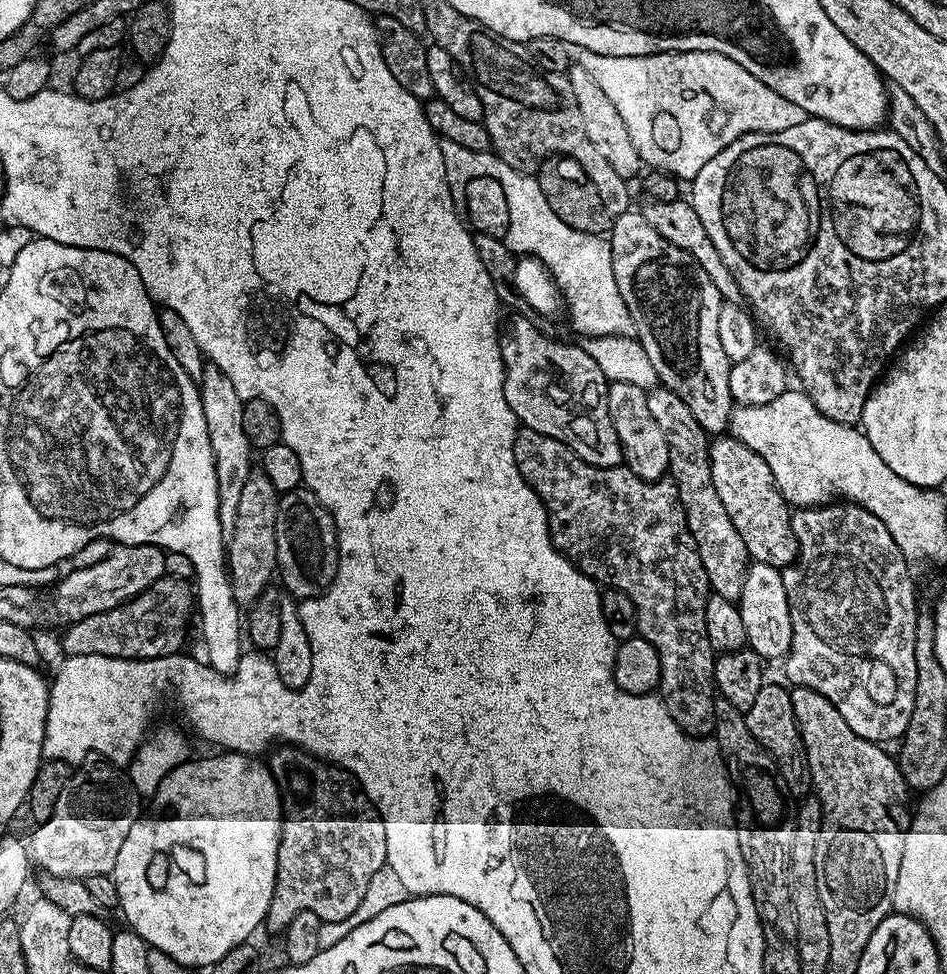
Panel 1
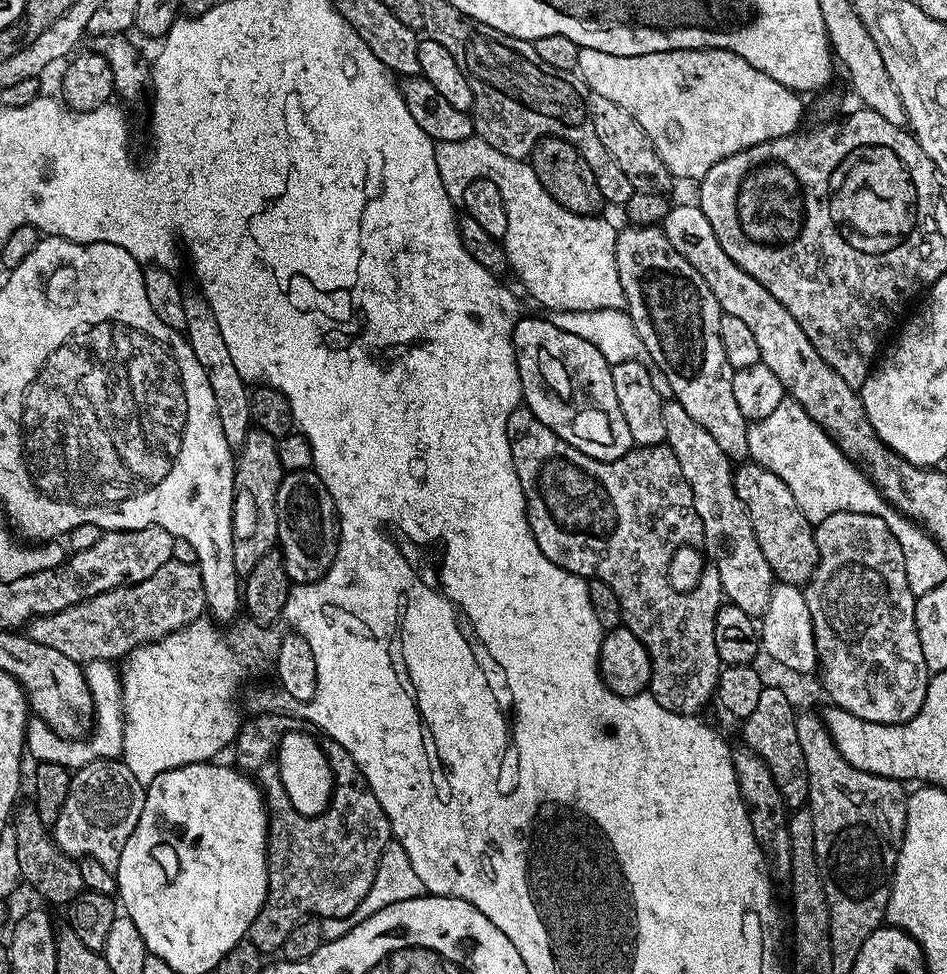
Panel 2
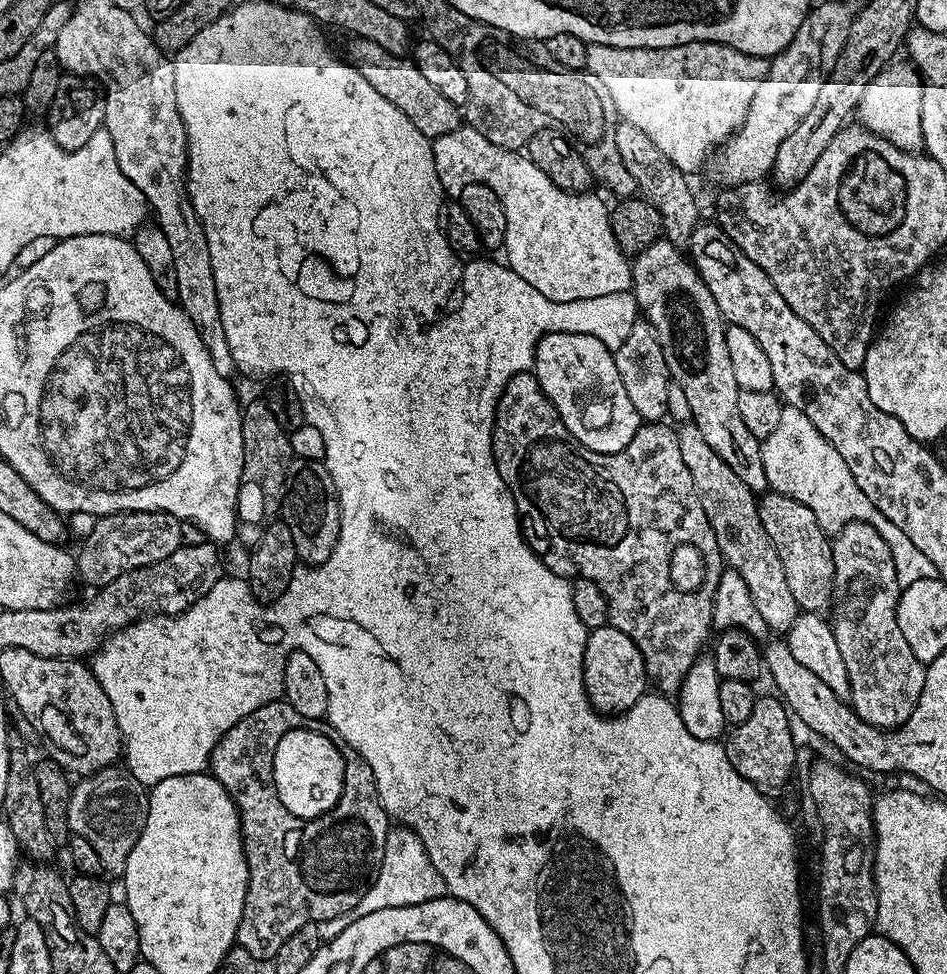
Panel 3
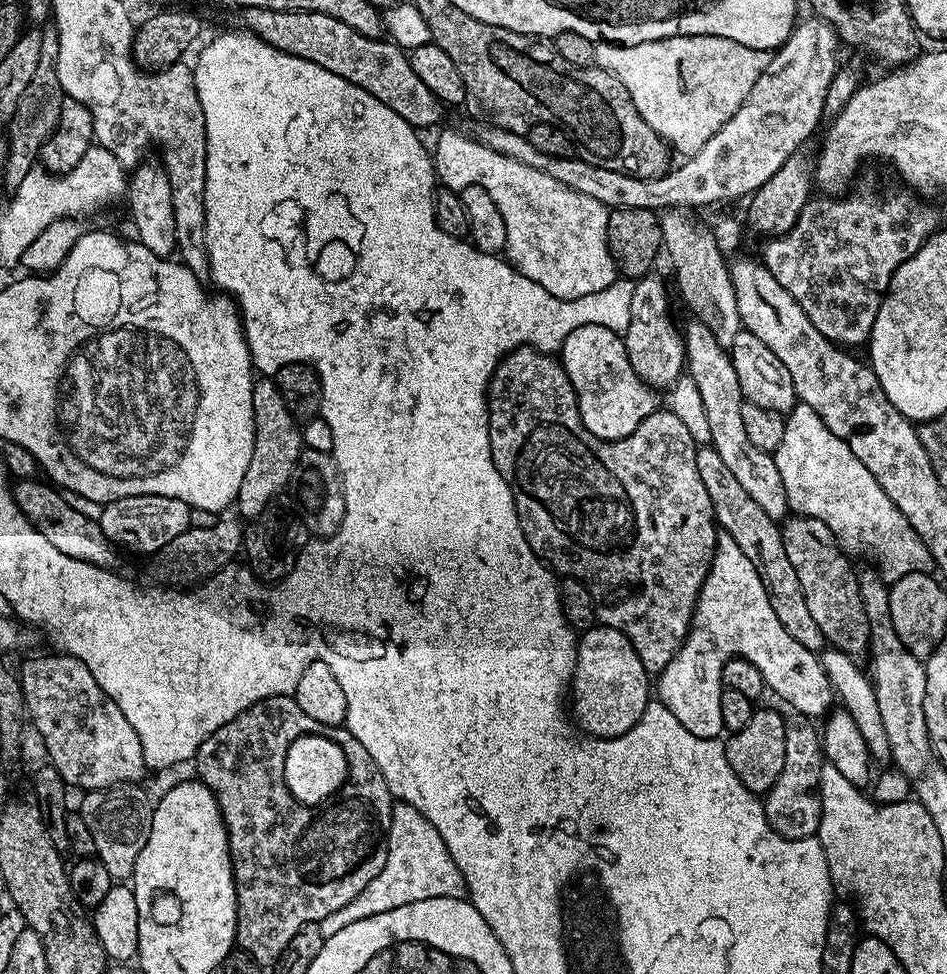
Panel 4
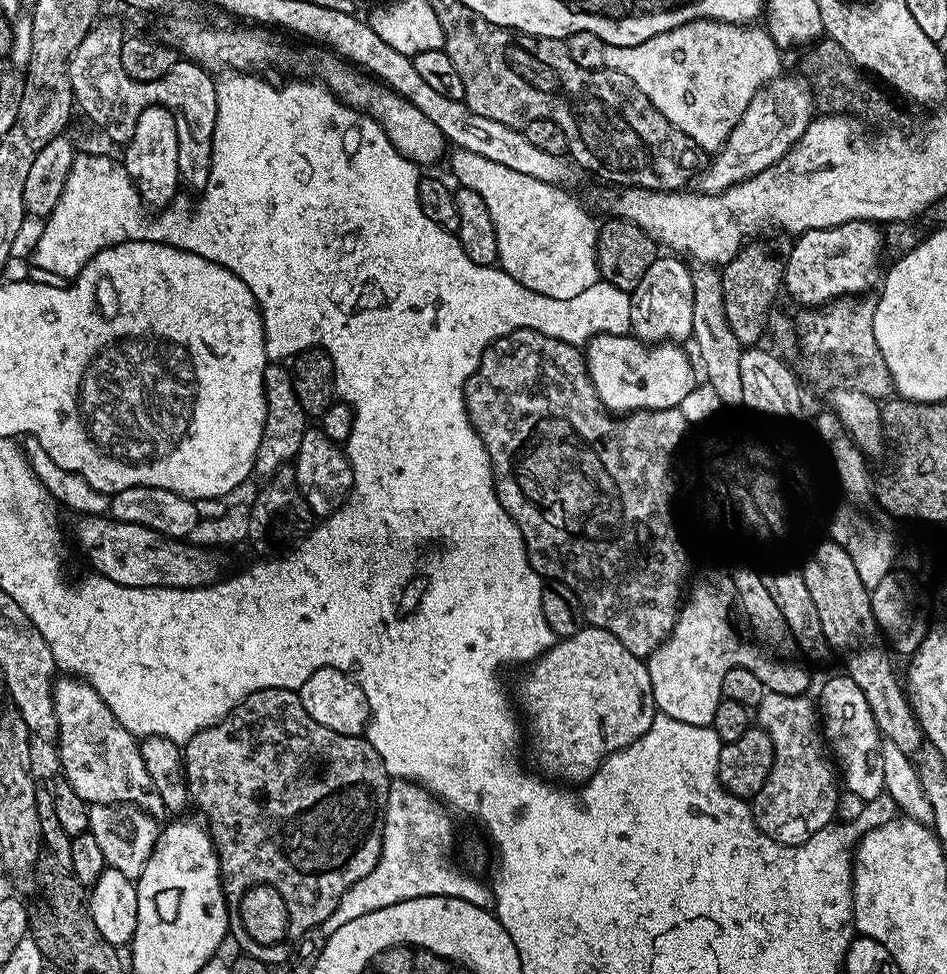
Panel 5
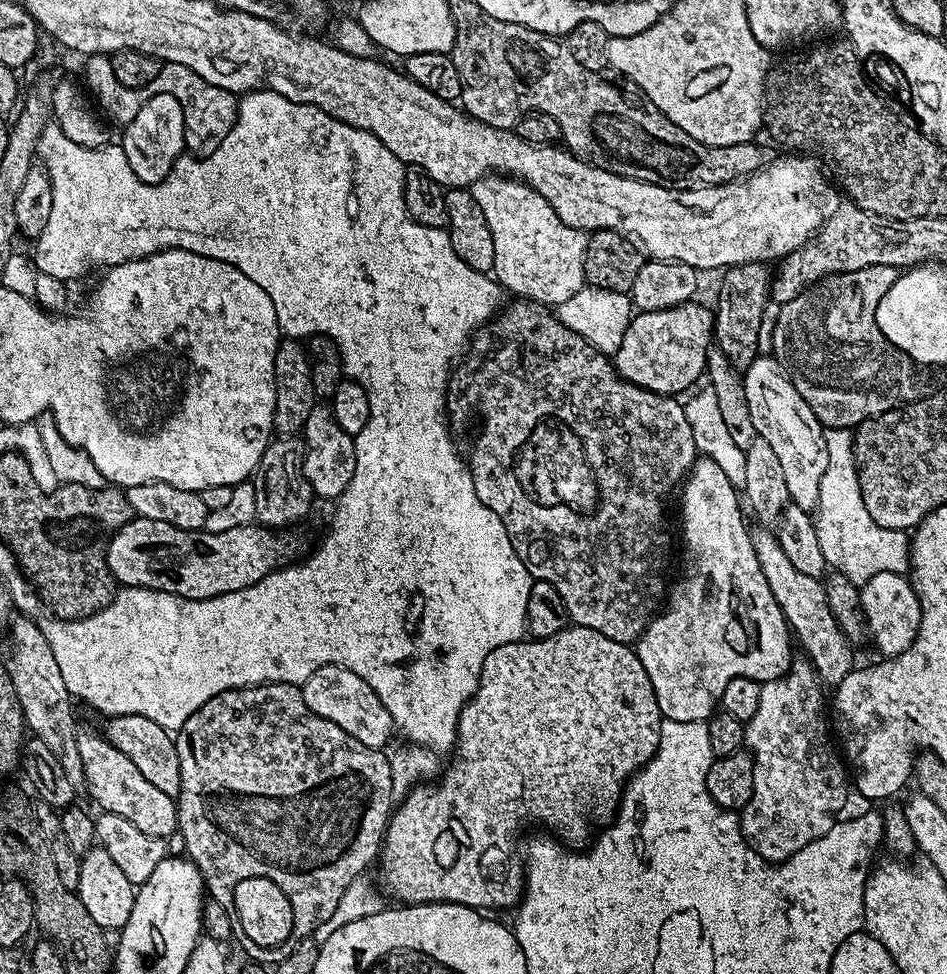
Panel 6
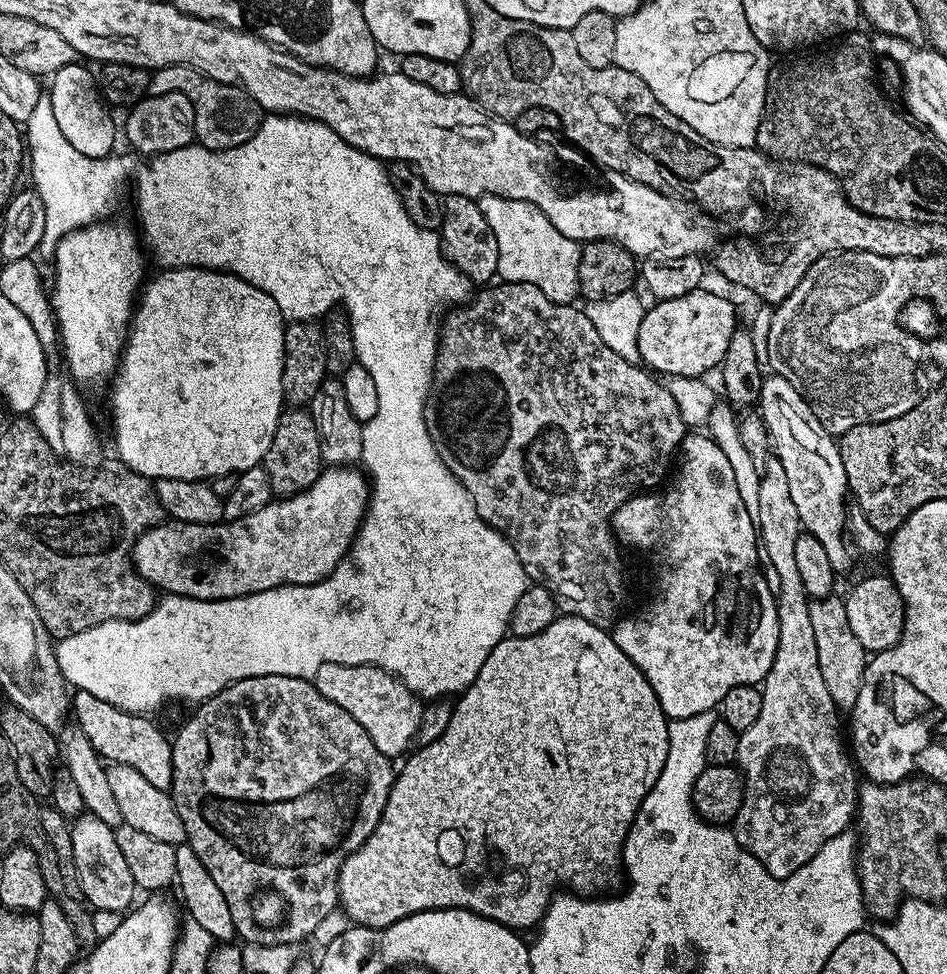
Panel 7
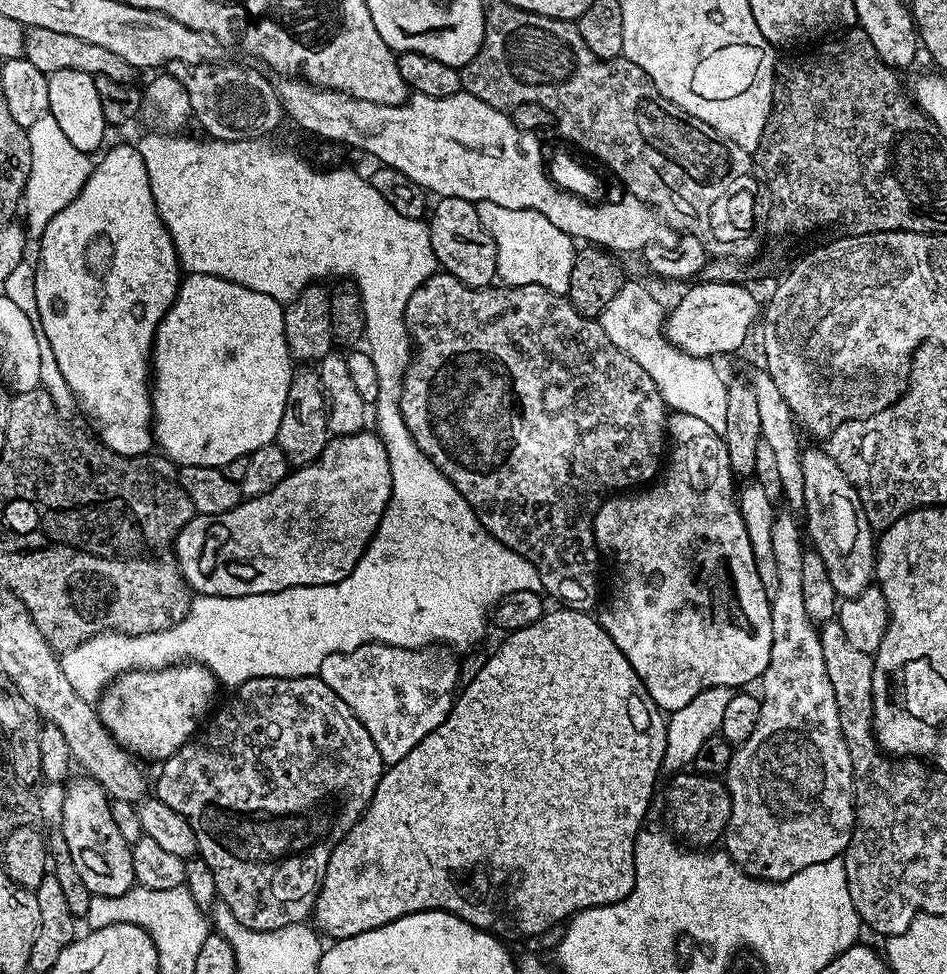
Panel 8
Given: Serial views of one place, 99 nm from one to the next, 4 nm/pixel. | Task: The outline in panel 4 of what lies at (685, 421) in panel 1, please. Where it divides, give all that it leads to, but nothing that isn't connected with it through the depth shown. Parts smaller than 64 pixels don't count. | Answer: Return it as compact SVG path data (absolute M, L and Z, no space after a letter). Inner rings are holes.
M710 446L697 447L696 461L702 486L706 486L706 494L710 494L710 502L714 506L717 525L728 532L730 538L738 542L742 554L746 554L746 558L754 562L754 570L758 570L758 578L762 578L762 586L766 586L766 594L770 598L770 606L774 606L774 614L778 614L778 622L786 626L786 634L790 634L790 638L794 638L798 646L806 646L806 650L819 653L826 641L806 610L806 600L798 584L798 576L786 556L781 525L772 520L770 514L766 514L766 510L762 510L762 506L758 506L754 498L750 498L750 494L746 494L746 489L738 483L738 478L734 478L734 473L727 468L726 462L722 462L718 450Z

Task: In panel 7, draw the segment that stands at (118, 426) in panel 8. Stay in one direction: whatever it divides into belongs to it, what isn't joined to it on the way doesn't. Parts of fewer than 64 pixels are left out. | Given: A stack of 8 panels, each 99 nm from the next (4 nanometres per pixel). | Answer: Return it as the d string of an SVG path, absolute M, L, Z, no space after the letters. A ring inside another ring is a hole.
M112 222L87 224L85 228L66 234L58 242L54 257L56 281L52 286L50 284L50 303L56 317L62 360L66 365L66 372L69 372L67 375L80 386L100 384L104 379L105 383L115 373L120 363L120 354L124 350L124 342L128 339L134 305L146 280L146 252L137 233L132 233L124 224L108 223Z

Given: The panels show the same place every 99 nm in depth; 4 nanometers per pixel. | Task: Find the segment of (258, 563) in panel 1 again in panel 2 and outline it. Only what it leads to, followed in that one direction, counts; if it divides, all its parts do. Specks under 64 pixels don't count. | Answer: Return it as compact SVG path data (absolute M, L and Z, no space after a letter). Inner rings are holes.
M251 427L246 438L238 446L236 459L236 481L232 503L232 535L234 536L234 566L242 578L254 570L262 554L277 547L278 522L276 521L276 499L278 486L284 477L284 467L278 462L277 437L266 434L266 430Z

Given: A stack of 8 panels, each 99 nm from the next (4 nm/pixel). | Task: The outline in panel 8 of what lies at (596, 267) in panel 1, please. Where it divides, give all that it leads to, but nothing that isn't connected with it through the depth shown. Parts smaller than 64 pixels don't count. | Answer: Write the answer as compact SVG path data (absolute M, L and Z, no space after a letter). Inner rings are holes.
M481 200L476 204L482 226L494 238L496 247L496 275L508 286L542 286L554 294L567 297L570 290L570 270L578 248L550 218L534 210L510 210L498 202Z

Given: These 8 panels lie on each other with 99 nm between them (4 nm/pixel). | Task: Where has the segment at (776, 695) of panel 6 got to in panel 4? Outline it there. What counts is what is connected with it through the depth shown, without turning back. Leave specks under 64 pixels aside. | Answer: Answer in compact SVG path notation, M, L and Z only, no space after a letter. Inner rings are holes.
M789 723L786 730L786 762L782 762L782 774L778 774L778 782L763 797L764 813L772 829L787 840L801 840L816 835L816 827L820 824L820 766L822 763L822 740L811 728L811 723Z

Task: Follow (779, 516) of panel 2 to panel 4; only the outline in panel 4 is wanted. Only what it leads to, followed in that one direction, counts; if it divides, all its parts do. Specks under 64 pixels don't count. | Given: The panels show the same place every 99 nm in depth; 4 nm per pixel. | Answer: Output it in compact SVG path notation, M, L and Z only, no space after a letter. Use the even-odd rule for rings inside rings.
M793 515L783 523L781 536L786 556L798 576L806 610L817 623L825 641L853 658L865 655L869 651L869 619L860 598L859 577L833 532L816 518Z

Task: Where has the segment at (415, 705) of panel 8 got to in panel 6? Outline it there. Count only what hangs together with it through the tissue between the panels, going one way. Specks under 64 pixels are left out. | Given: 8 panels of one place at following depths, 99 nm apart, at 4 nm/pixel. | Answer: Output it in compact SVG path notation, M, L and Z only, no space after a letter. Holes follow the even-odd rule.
M337 664L322 666L314 670L314 674L310 674L308 681L302 685L302 691L306 698L306 706L310 706L314 714L342 726L342 730L358 738L362 746L383 749L384 743L391 738L392 732L394 736L390 710L386 710L378 694L374 694L372 687L362 678L358 678L354 670L346 670Z

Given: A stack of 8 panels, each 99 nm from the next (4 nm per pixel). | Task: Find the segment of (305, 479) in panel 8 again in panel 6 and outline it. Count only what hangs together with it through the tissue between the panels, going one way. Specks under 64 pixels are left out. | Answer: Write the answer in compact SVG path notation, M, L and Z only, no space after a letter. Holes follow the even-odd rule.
M136 516L108 539L108 569L120 586L169 592L187 600L205 600L262 582L266 574L293 563L301 555L299 552L300 536L296 530L265 528L257 522L234 526L234 530L195 532L178 530L170 522Z

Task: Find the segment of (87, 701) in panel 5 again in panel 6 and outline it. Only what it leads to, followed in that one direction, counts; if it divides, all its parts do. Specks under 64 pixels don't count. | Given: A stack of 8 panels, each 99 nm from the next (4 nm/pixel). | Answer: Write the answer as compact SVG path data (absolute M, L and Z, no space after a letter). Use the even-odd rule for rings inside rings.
M77 731L76 741L78 754L82 754L84 788L96 799L97 809L118 814L126 818L126 822L134 822L134 826L138 826L138 830L142 830L144 834L161 838L177 835L175 799L168 794L162 794L142 774L142 770L138 770L130 762L130 758L122 754L121 750L115 749L99 731Z

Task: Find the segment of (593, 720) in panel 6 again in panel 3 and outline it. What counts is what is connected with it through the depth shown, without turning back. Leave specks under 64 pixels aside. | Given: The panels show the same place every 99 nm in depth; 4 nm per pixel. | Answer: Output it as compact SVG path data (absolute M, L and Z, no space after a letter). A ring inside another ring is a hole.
M605 626L589 631L584 655L584 685L593 708L605 714L629 712L634 702L646 694L642 654L622 630Z

